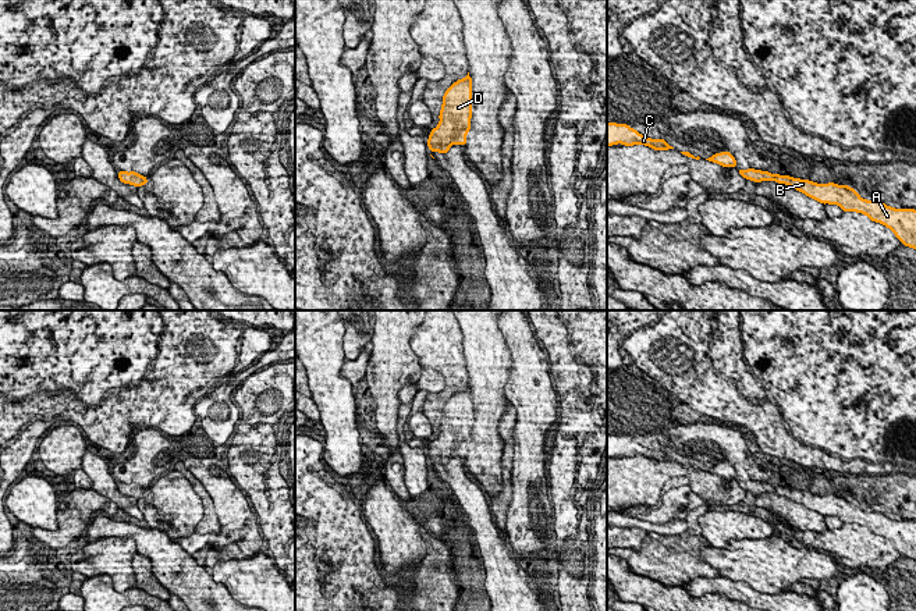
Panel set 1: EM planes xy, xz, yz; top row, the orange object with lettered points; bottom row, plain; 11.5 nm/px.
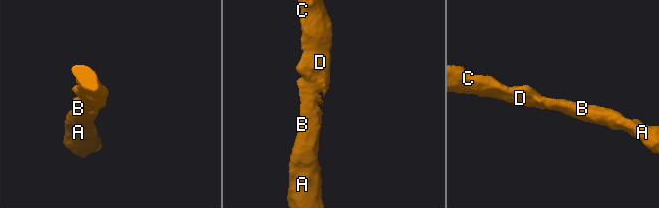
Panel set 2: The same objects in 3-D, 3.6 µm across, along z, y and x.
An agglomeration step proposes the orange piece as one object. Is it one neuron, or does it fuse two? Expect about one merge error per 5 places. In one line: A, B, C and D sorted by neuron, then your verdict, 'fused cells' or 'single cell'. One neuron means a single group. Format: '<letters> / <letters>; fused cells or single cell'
A B C D; single cell

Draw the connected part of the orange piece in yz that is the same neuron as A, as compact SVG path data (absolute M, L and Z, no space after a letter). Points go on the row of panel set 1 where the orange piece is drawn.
M755 168L741 170L739 175L755 182L775 181L785 184L806 196L826 205L838 205L842 212L858 212L866 214L871 221L880 223L890 228L895 237L905 245L916 249L916 210L895 209L880 200L866 200L848 185L834 182L817 184L809 180L792 178L789 175L770 174Z

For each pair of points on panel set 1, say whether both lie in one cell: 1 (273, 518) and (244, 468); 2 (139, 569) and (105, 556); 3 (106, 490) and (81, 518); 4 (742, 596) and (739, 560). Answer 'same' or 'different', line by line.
1: same
2: different
3: different
4: different

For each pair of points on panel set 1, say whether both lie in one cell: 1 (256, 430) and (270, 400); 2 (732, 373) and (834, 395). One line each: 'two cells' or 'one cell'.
1: one cell
2: one cell

